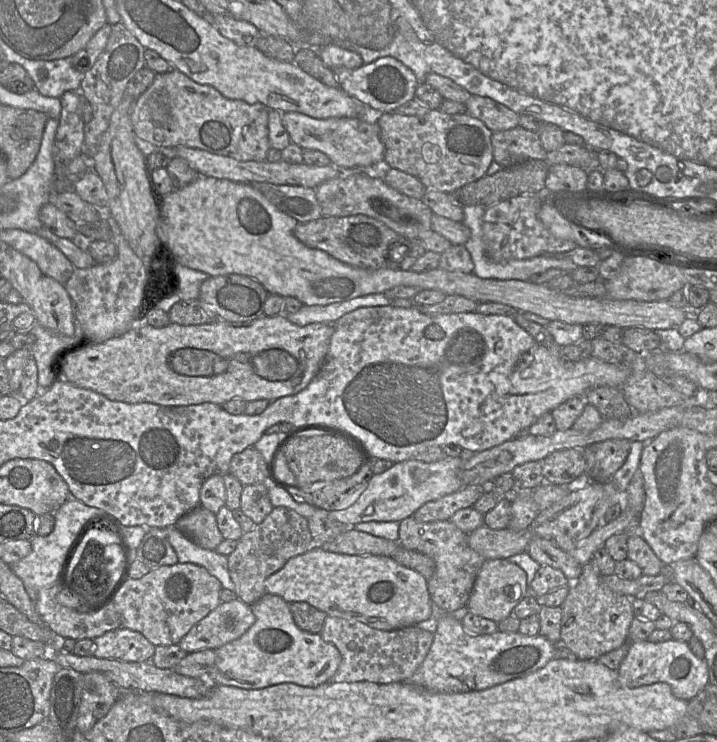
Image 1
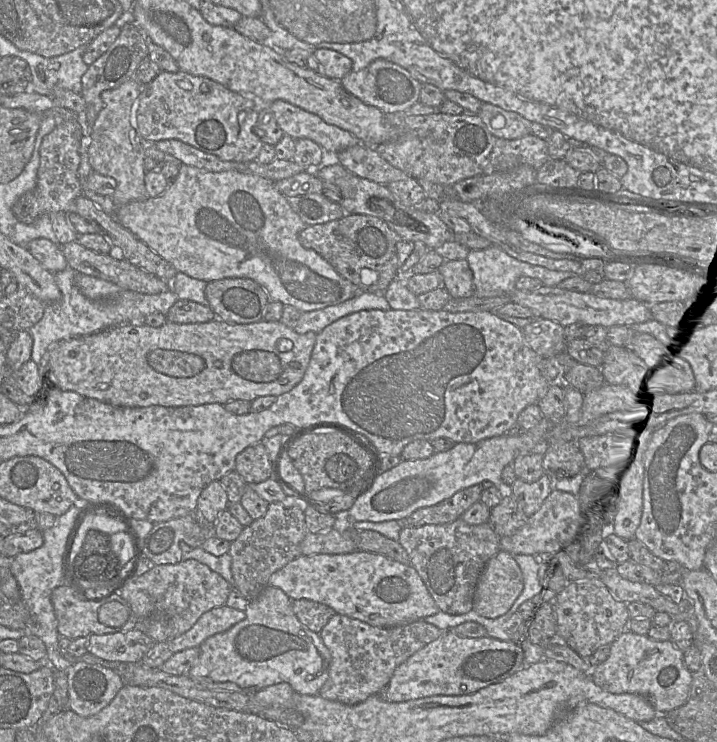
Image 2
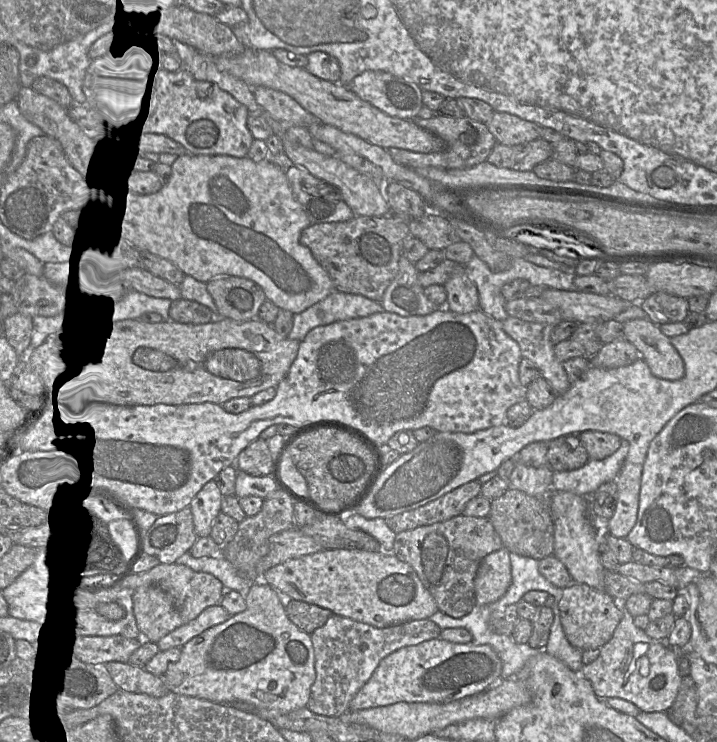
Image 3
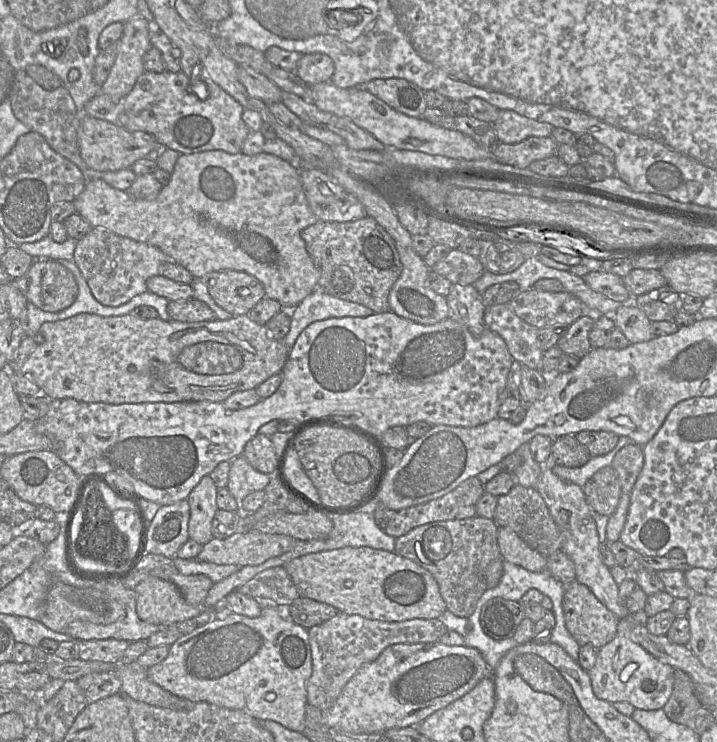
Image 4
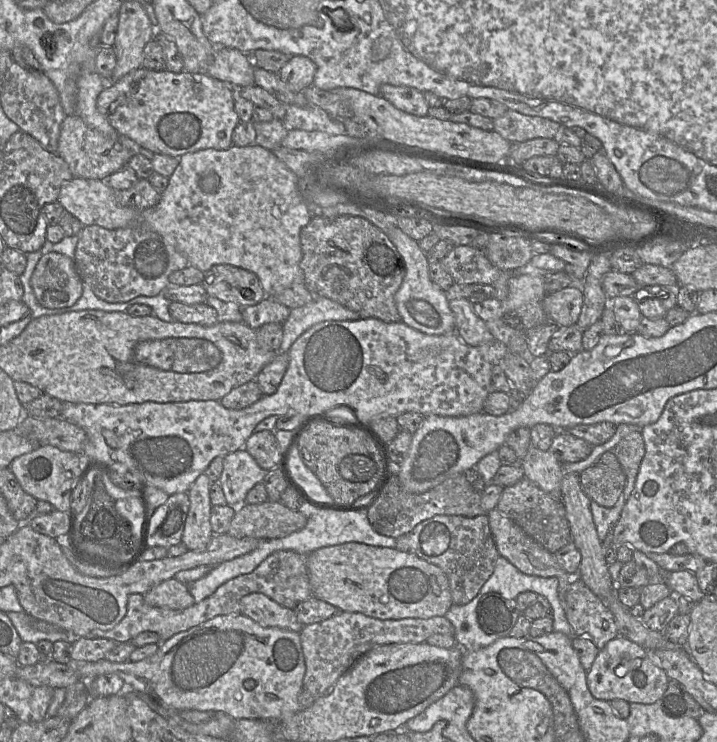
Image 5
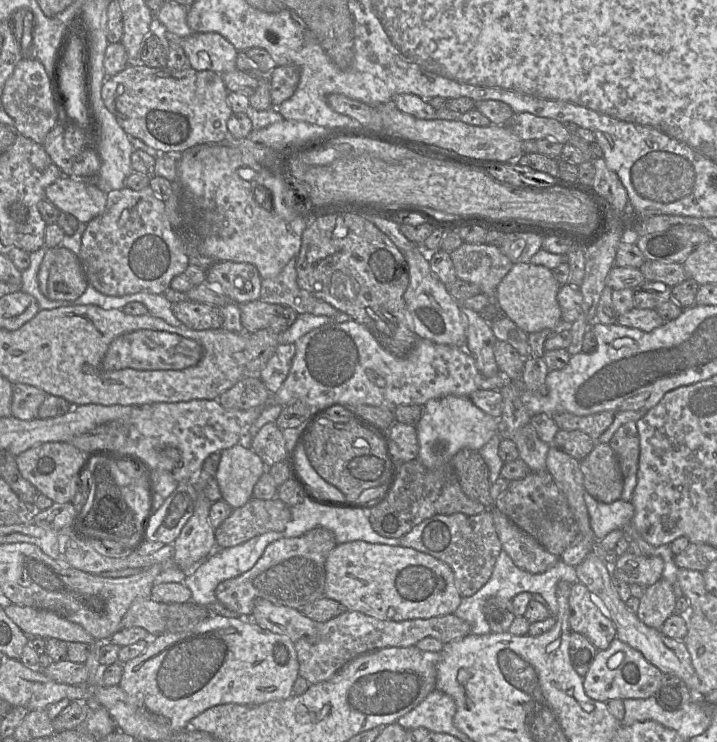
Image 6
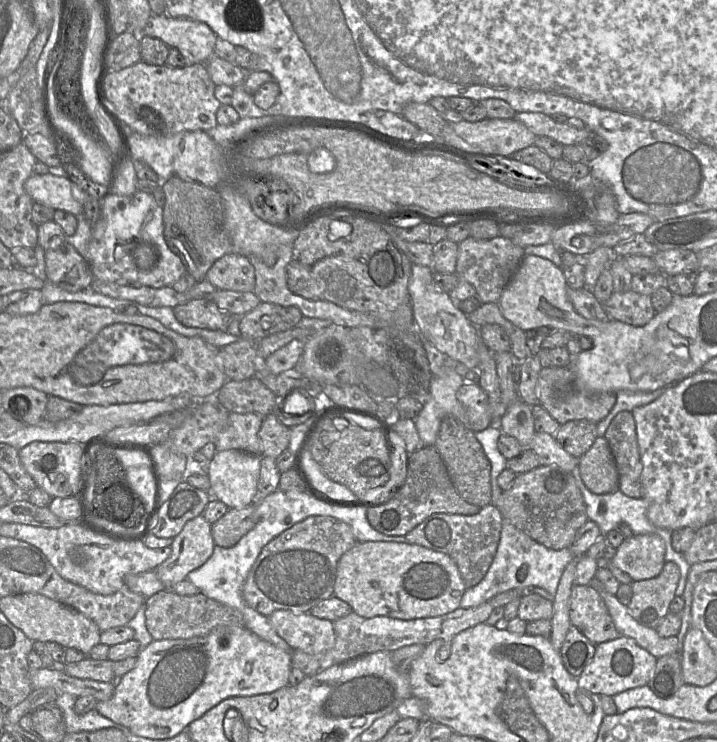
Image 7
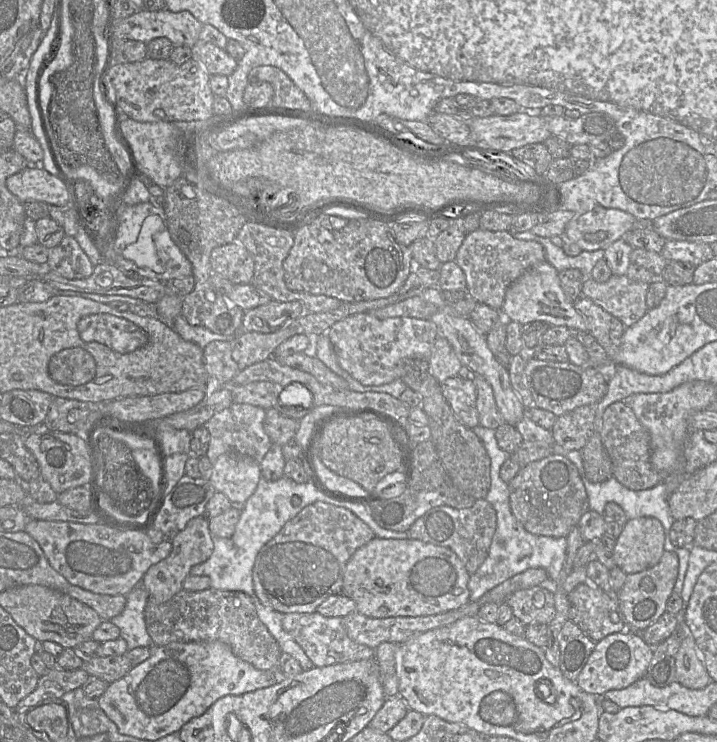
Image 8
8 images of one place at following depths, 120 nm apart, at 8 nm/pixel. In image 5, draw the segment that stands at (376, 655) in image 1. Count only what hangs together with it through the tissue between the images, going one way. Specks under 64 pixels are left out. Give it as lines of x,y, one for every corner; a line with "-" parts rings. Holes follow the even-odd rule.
338,612
327,620
304,626
300,631
306,667
303,688
317,699
327,694
355,661
371,649
386,644
422,643
434,634
454,636
455,629
445,616
381,620
357,612

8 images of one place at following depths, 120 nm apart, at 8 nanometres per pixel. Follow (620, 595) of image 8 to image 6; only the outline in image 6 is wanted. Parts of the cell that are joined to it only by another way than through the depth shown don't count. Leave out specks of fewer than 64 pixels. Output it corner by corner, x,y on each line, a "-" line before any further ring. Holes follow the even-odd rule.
660,579
646,588
636,615
645,625
660,629
675,612
676,600
672,585
665,579

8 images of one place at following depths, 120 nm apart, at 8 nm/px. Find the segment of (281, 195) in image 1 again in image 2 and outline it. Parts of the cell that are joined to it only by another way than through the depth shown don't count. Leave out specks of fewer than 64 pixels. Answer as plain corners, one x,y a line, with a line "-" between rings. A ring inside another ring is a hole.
306,168
306,171
274,182
275,188
307,226
327,223
345,216
340,203
324,196
324,185
316,176
316,169

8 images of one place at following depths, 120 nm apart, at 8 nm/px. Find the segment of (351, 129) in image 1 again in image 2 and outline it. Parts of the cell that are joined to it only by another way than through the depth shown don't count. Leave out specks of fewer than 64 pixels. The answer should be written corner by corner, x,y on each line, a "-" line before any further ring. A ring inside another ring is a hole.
275,100
269,106
280,128
295,140
310,139
328,153
339,153
362,143
350,132
328,124
318,115
285,100

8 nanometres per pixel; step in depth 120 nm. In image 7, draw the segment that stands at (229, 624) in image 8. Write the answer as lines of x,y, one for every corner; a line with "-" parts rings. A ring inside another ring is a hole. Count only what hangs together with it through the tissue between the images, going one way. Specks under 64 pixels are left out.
165,589
155,593
146,599
145,619
147,630
153,640
203,636
219,626
245,627
240,611
209,598
200,591
193,595
179,595

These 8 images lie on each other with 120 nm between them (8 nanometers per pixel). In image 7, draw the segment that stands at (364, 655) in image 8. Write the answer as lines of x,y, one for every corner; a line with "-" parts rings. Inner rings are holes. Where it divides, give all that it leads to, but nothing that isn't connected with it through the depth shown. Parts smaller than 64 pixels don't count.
276,610
268,619
277,634
293,650
315,655
332,648
335,644
333,622
314,617
309,612

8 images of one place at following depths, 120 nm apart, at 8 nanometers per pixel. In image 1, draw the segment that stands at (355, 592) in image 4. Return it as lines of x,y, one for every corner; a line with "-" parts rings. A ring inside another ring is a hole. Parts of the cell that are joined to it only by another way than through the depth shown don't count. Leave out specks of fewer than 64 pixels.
313,545
305,553
291,558
282,569
269,576
264,585
266,593
278,595
289,604
307,602
329,616
355,620
375,629
392,631
416,625
435,616
437,609
431,601
427,582
423,575
398,564
392,557
338,554

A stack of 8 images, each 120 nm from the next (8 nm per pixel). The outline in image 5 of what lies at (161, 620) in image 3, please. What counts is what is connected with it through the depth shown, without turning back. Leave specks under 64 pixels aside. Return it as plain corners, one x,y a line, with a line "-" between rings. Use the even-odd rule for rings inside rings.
175,578
165,580
143,595
144,601
151,607
182,610
195,604
187,585

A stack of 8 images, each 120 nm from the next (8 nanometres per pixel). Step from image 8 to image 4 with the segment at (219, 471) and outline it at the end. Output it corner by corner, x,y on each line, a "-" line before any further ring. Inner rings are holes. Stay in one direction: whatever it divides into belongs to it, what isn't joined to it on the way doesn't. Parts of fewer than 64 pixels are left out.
242,455
231,460
226,488
237,500
242,501
247,495
264,490
272,475
254,469

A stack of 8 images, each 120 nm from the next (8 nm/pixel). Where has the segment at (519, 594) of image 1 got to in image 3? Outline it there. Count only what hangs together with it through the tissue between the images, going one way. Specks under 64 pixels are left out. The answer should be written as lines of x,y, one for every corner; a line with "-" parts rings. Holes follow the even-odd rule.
502,547
487,555
480,563
475,578
476,605
498,601
512,582
510,551

